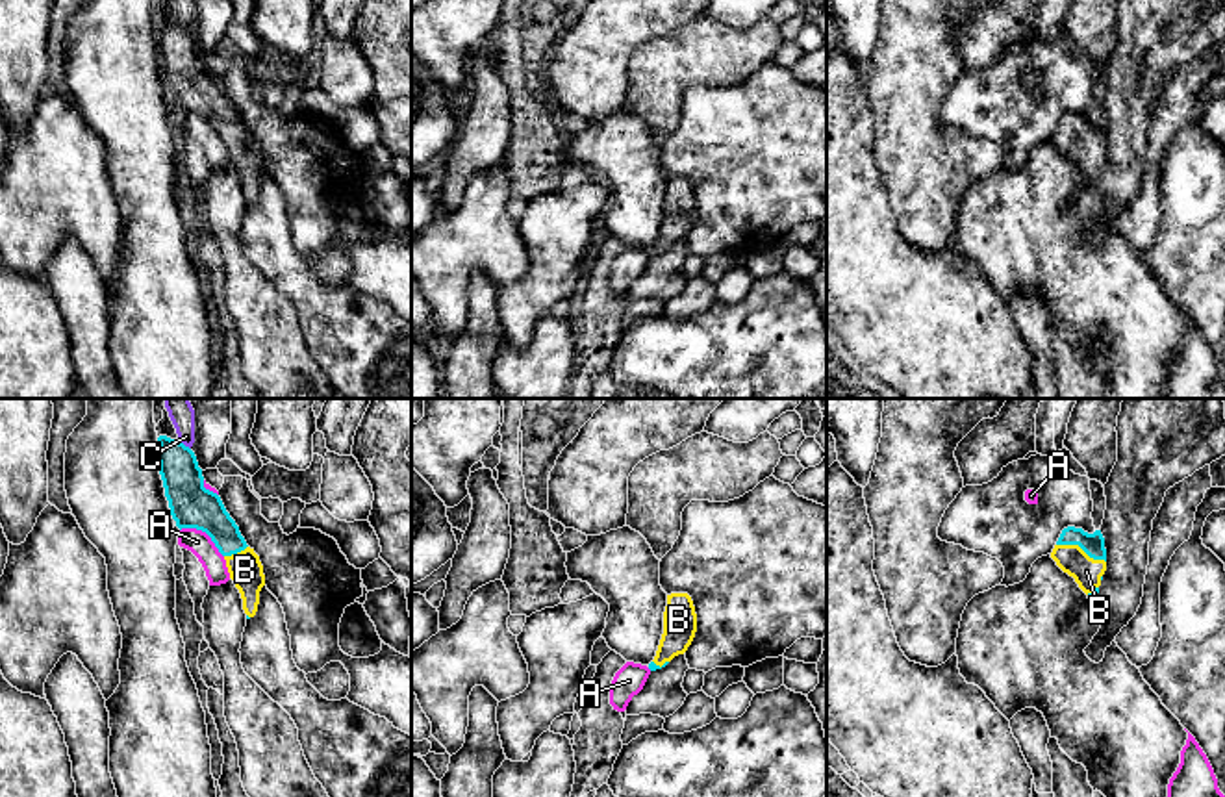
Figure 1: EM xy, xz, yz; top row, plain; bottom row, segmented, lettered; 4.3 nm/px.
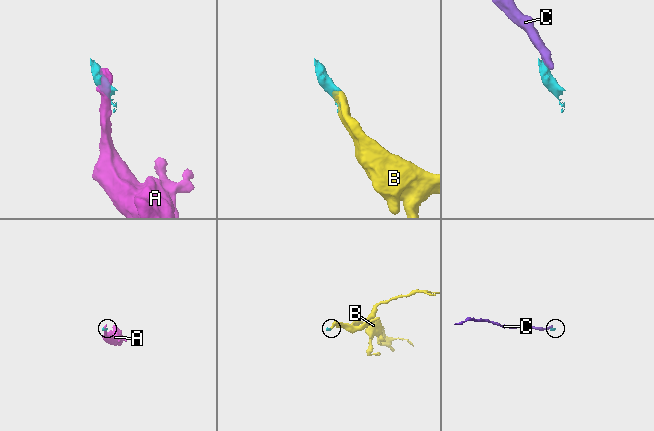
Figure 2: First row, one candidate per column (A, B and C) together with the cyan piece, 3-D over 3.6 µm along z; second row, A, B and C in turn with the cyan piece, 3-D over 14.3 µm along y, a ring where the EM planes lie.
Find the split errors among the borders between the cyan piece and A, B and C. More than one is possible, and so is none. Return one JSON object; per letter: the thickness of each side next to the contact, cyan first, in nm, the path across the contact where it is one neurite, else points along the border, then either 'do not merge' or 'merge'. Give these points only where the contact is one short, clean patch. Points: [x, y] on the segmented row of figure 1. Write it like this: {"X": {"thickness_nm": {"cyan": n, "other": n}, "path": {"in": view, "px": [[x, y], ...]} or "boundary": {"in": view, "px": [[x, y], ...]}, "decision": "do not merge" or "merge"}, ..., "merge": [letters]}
{"A": {"thickness_nm": {"cyan": 190, "other": 100}, "decision": "do not merge"}, "B": {"thickness_nm": {"cyan": 100, "other": 130}, "path": {"in": "yz", "px": [[1092, 543], [1081, 547], [1086, 571]]}, "decision": "merge"}, "C": {"thickness_nm": {"cyan": 180, "other": 110}, "boundary": {"in": "xy", "px": [[178, 440], [189, 449]]}, "decision": "do not merge"}, "merge": ["B"]}

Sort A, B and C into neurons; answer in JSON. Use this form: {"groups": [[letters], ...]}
{"groups": [["A", "C"], ["B"]]}

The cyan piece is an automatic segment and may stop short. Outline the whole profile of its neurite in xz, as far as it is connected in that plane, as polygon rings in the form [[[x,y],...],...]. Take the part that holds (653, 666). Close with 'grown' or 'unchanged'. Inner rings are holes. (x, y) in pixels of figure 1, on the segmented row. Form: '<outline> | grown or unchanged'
[[[688,593],[667,595],[663,612],[663,634],[654,660],[649,664],[650,671],[665,667],[675,656],[684,654],[697,632],[697,614]]] | grown

